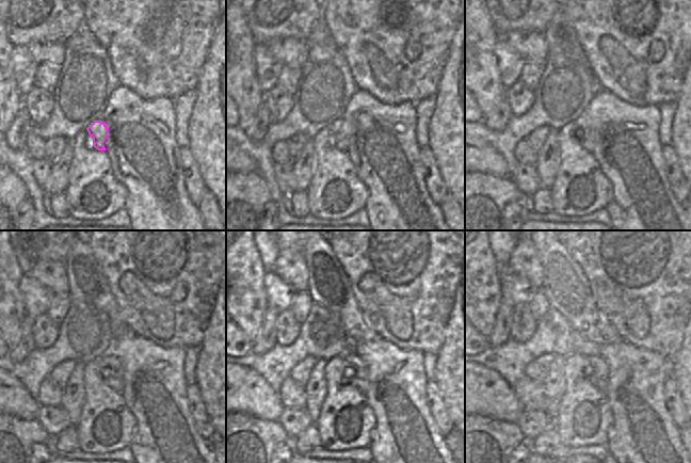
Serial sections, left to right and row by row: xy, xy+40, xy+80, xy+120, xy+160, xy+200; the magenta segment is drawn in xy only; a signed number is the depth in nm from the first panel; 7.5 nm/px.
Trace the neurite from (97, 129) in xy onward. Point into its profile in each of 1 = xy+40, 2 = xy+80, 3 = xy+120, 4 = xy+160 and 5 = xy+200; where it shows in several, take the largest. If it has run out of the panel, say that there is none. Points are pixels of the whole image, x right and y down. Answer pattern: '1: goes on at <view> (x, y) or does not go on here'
1: goes on at xy+40 (340, 130)
2: goes on at xy+80 (581, 123)
3: goes on at xy+120 (113, 372)
4: goes on at xy+160 (357, 372)
5: goes on at xy+200 (598, 372)

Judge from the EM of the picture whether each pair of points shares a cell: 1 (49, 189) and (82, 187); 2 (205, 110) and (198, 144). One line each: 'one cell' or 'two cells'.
1: two cells
2: one cell

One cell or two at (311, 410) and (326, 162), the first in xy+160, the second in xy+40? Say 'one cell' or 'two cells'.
two cells

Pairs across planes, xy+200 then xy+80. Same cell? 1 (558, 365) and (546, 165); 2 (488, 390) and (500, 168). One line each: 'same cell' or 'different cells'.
1: same cell
2: same cell

